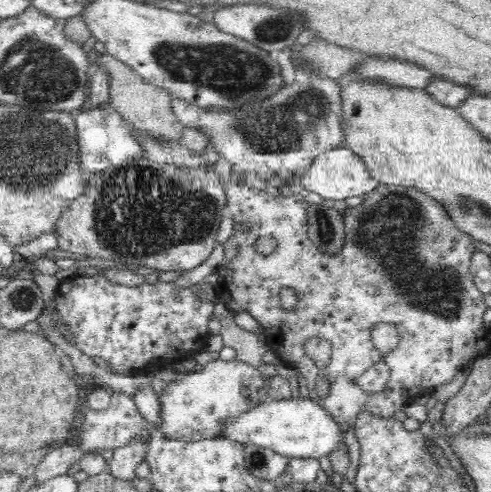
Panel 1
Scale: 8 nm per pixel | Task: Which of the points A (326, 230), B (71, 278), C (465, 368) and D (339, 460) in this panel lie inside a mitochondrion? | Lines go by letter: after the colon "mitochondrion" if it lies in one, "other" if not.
A: mitochondrion
B: other
C: other
D: other

